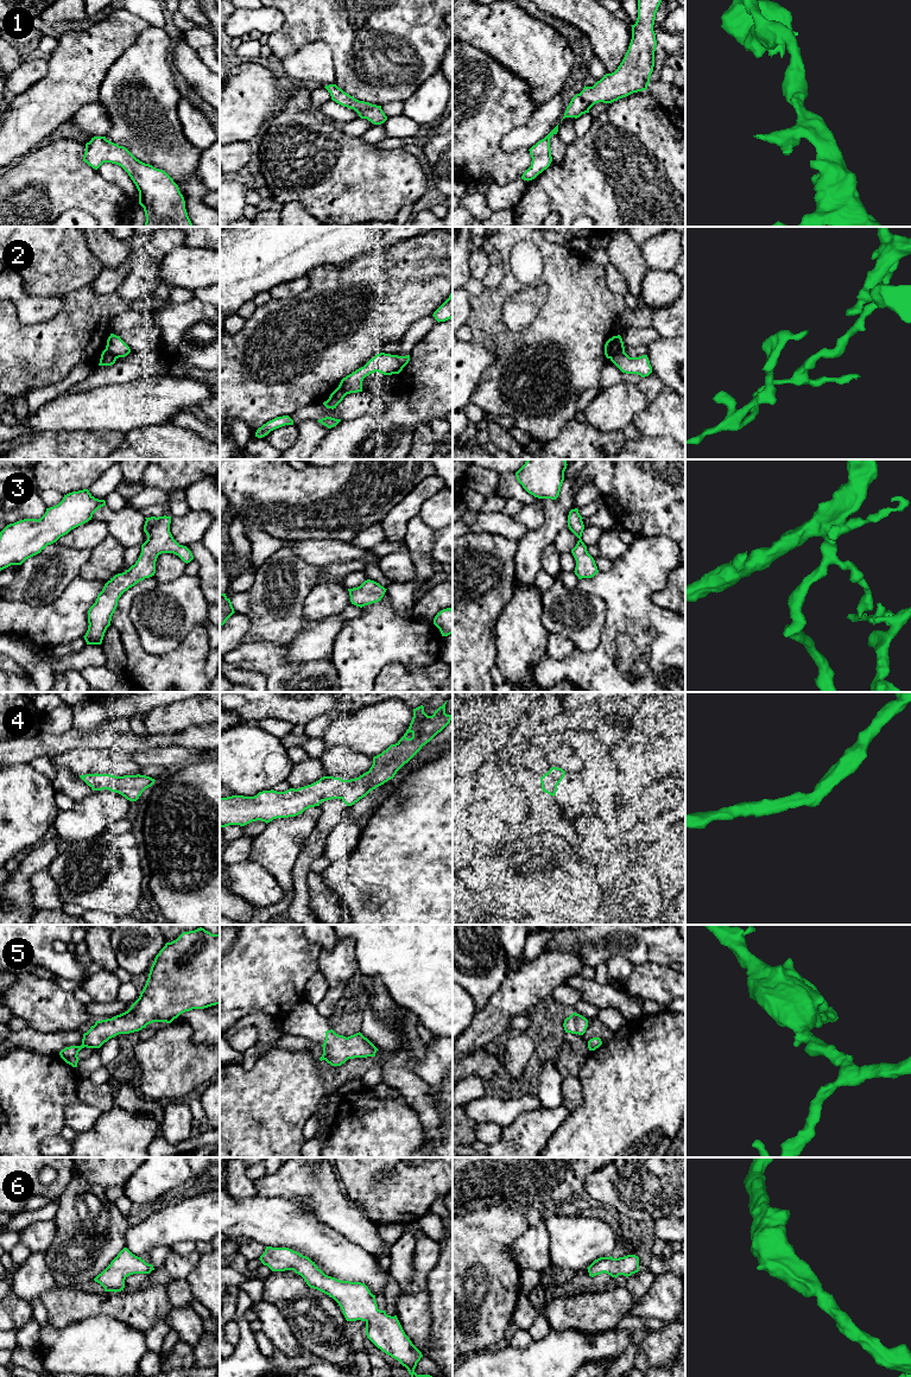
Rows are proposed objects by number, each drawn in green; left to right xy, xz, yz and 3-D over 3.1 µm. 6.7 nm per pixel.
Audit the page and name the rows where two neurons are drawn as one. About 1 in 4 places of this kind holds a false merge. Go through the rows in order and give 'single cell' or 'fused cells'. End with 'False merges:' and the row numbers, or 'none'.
1: single cell
2: fused cells
3: single cell
4: single cell
5: single cell
6: single cell
False merges: 2

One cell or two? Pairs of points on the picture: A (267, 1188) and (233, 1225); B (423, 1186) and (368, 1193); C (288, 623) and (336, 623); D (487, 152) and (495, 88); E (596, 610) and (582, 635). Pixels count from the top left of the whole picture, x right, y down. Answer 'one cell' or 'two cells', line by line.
A: two cells
B: one cell
C: two cells
D: one cell
E: one cell

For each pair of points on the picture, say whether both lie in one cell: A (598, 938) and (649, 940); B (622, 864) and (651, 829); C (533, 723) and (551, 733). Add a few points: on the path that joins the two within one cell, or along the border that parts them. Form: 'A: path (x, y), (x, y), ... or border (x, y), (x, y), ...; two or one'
A: path (611, 938), (636, 940); one
B: path (628, 855), (633, 842), (641, 836); one
C: border (536, 733), (532, 736), (531, 743); two

